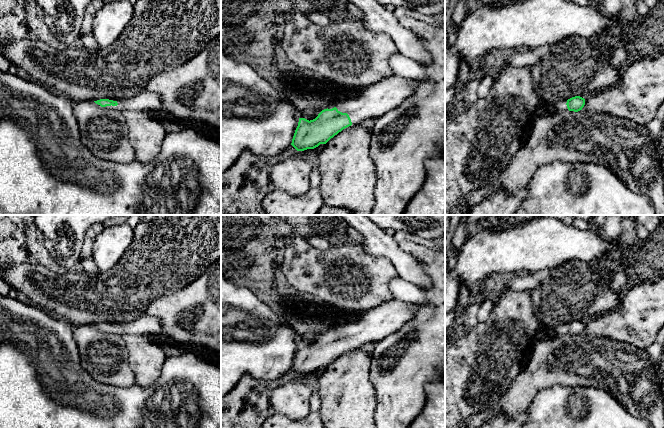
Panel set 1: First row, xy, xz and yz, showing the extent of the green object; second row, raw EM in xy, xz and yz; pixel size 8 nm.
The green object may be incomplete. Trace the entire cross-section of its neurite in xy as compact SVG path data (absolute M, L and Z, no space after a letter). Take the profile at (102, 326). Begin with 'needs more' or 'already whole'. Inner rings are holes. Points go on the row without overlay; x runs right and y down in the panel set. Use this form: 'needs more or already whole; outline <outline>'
needs more; outline M143 314L137 319L120 324L100 323L94 325L96 328L106 333L116 335L147 335L151 337L163 336L163 327L158 318Z

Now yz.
needs more; outline M580 320L572 321L568 324L562 324L555 327L552 331L554 335L574 335L578 336L582 334L585 329L585 323Z

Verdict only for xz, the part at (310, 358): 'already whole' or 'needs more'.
needs more

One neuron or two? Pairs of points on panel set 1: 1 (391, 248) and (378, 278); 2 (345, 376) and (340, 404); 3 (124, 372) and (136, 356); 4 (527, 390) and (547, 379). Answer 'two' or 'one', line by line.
1: two
2: one
3: two
4: one

